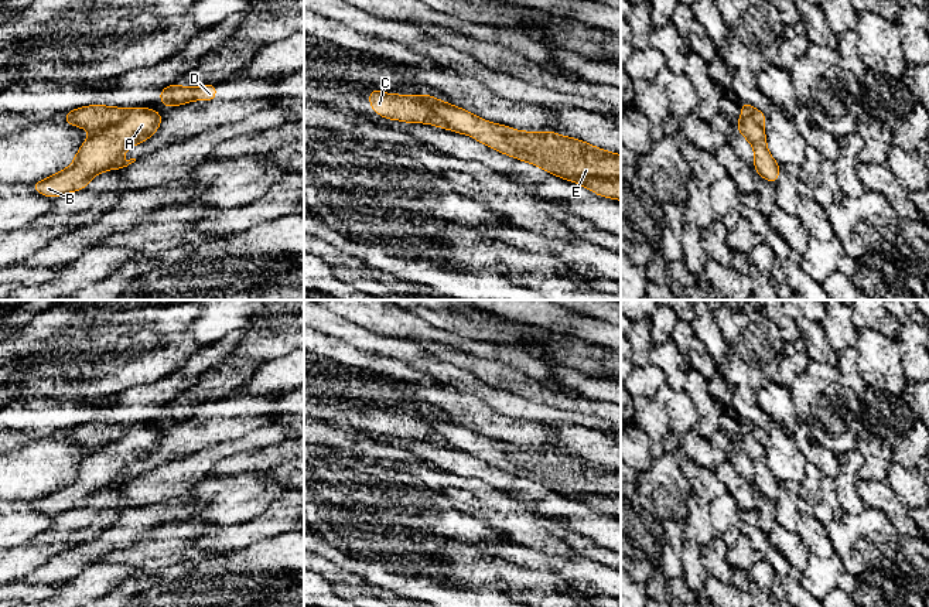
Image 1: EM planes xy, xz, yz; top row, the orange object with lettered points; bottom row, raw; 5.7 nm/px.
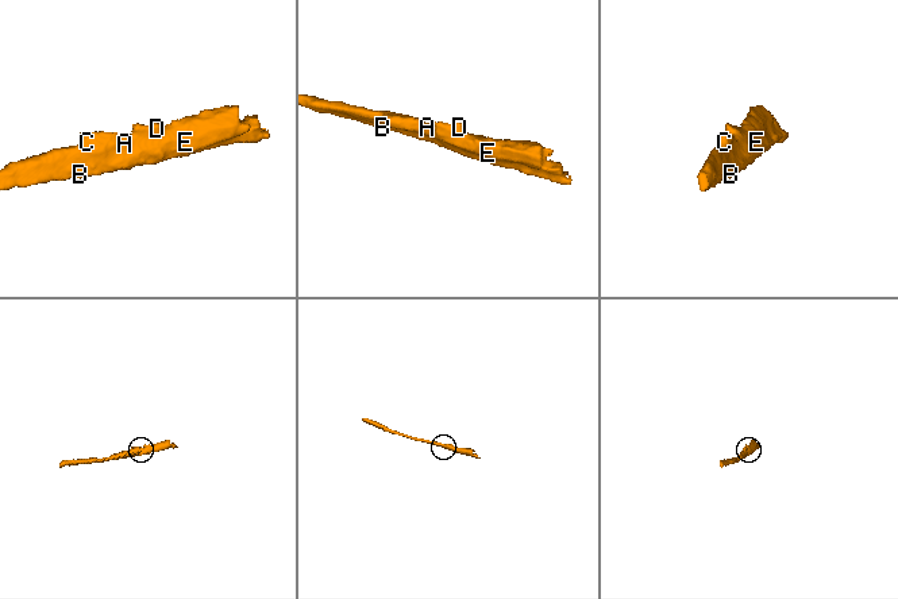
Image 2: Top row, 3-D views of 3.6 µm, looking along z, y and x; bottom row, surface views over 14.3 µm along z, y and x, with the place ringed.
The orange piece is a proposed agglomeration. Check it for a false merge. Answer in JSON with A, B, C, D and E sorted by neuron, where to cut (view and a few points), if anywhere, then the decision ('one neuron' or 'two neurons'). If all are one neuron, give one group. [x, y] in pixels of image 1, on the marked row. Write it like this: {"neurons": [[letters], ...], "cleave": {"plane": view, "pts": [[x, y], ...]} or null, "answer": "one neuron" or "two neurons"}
{"neurons": [["A", "B", "D", "E"], ["C"]], "cleave": {"plane": "xy", "pts": [[129, 111], [122, 120], [96, 130]]}, "answer": "two neurons"}

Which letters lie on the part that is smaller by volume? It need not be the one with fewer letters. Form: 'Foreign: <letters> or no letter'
Foreign: C

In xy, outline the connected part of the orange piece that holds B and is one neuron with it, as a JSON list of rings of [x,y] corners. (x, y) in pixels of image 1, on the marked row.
[[[133,108],[123,122],[96,130],[83,141],[74,163],[49,178],[31,187],[49,198],[88,188],[89,180],[110,168],[123,170],[136,158],[124,161],[120,156],[144,143],[161,126],[163,115],[150,108]]]

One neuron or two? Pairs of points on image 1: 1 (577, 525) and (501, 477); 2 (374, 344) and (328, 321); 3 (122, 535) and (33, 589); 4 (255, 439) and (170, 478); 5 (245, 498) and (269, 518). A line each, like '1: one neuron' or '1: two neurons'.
1: one neuron
2: one neuron
3: two neurons
4: one neuron
5: two neurons

